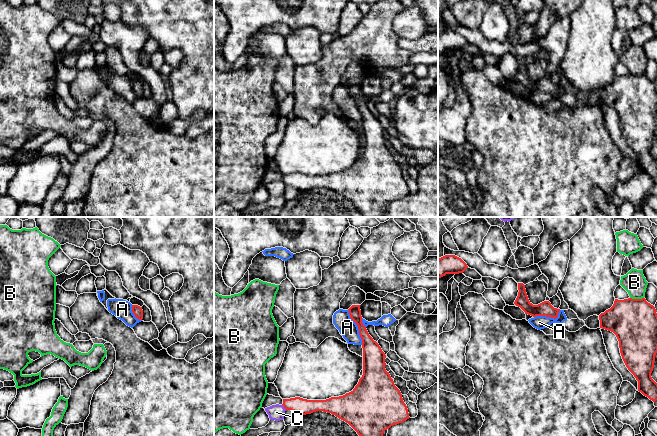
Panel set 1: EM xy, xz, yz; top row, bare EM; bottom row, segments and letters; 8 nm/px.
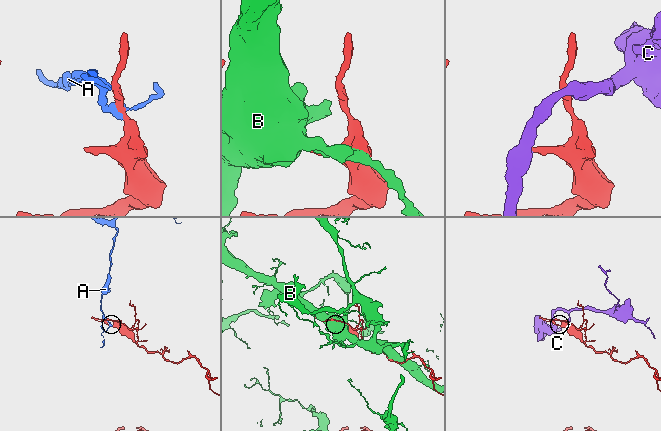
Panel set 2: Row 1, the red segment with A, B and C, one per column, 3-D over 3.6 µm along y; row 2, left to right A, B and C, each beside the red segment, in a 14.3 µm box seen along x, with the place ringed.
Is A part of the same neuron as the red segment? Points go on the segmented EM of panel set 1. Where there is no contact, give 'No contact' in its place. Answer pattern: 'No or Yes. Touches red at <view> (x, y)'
No. Touches red at xz (358, 327)

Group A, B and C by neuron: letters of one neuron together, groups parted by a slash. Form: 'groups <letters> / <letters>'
groups A / B / C

